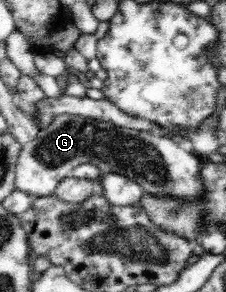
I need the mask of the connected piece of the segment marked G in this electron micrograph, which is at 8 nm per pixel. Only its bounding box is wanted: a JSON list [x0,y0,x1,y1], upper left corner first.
[16,114,205,200]

